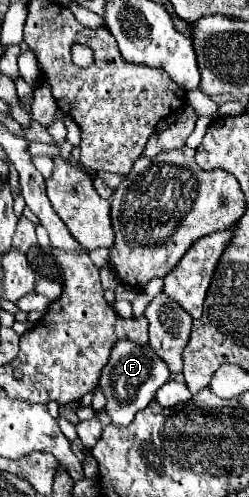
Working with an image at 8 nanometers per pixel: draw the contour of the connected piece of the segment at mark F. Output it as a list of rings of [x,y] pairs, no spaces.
[[[116,343],[112,355],[102,369],[100,389],[106,397],[104,413],[110,417],[112,425],[124,427],[134,421],[134,415],[142,411],[156,395],[156,391],[170,379],[170,371],[160,357],[152,351],[152,347],[140,347],[136,343]]]

